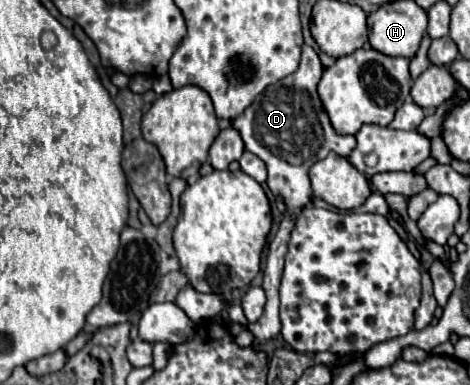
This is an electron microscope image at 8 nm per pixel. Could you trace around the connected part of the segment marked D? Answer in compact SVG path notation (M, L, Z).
M303 45L299 69L269 85L265 93L261 93L255 103L233 121L233 127L241 133L245 141L245 149L255 153L259 159L267 165L267 185L273 191L275 197L281 197L285 201L287 213L283 215L279 223L279 231L275 239L269 245L267 253L267 267L263 277L263 291L267 295L265 311L259 321L249 323L249 331L253 335L253 347L269 341L275 337L281 329L279 323L279 287L281 287L281 275L283 275L283 263L287 255L287 243L289 235L295 227L295 221L299 213L311 203L311 185L309 185L309 169L313 163L323 159L329 151L335 151L341 157L349 157L349 151L357 145L353 135L337 135L335 129L329 123L329 117L321 105L321 99L317 95L317 83L321 79L323 65L313 51L313 47Z

